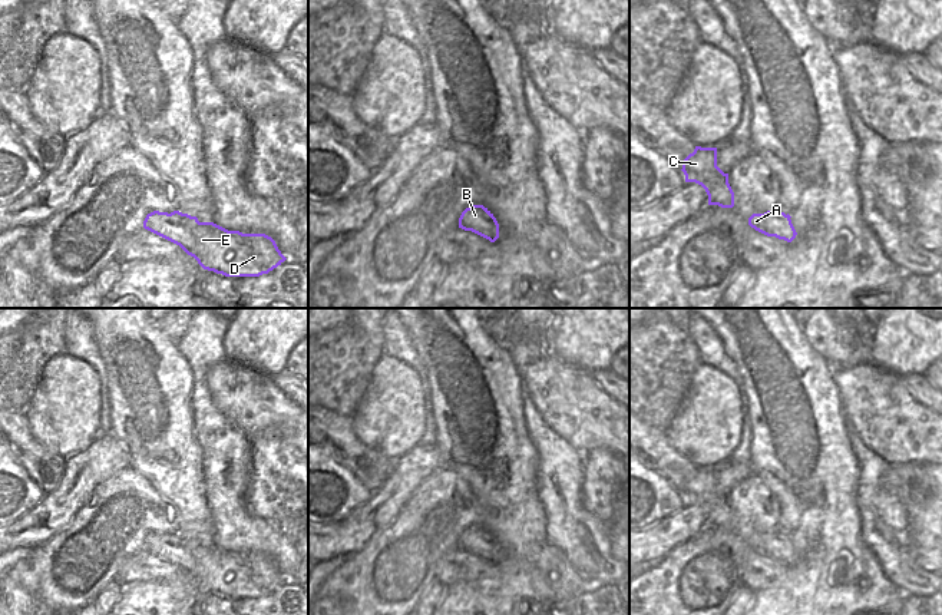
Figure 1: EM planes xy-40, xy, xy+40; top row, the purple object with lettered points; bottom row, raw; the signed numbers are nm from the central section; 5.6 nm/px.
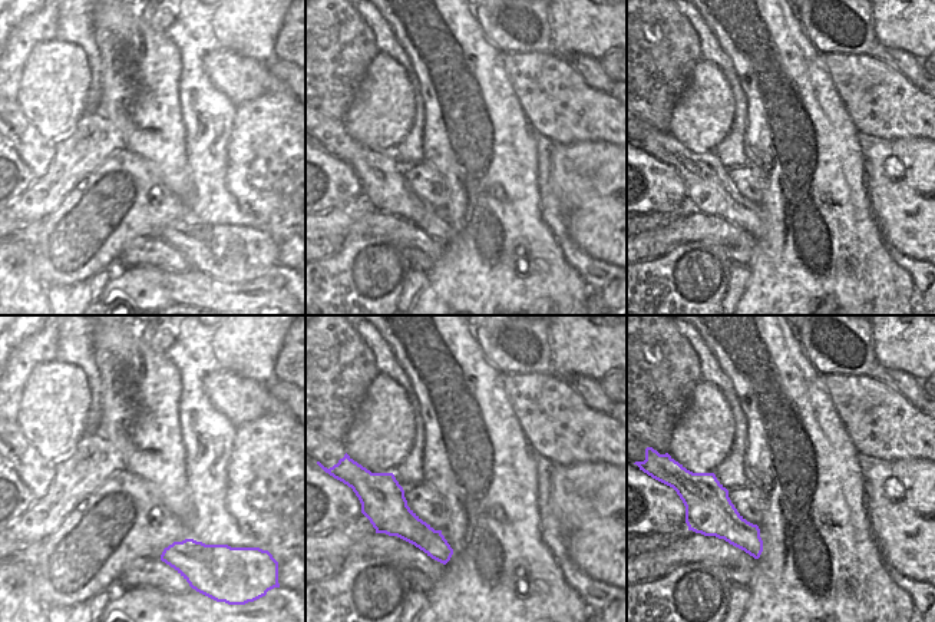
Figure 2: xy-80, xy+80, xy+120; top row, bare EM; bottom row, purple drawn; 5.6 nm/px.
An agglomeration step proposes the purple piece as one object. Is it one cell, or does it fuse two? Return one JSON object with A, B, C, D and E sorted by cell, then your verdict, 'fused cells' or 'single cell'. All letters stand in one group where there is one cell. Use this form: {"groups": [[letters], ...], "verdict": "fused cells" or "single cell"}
{"groups": [["A", "B", "C", "D", "E"]], "verdict": "single cell"}

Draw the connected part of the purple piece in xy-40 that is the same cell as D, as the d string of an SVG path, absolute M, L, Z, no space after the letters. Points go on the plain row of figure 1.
M153 532L146 536L143 549L179 566L204 591L225 598L260 598L287 581L265 555L228 552L179 532Z

